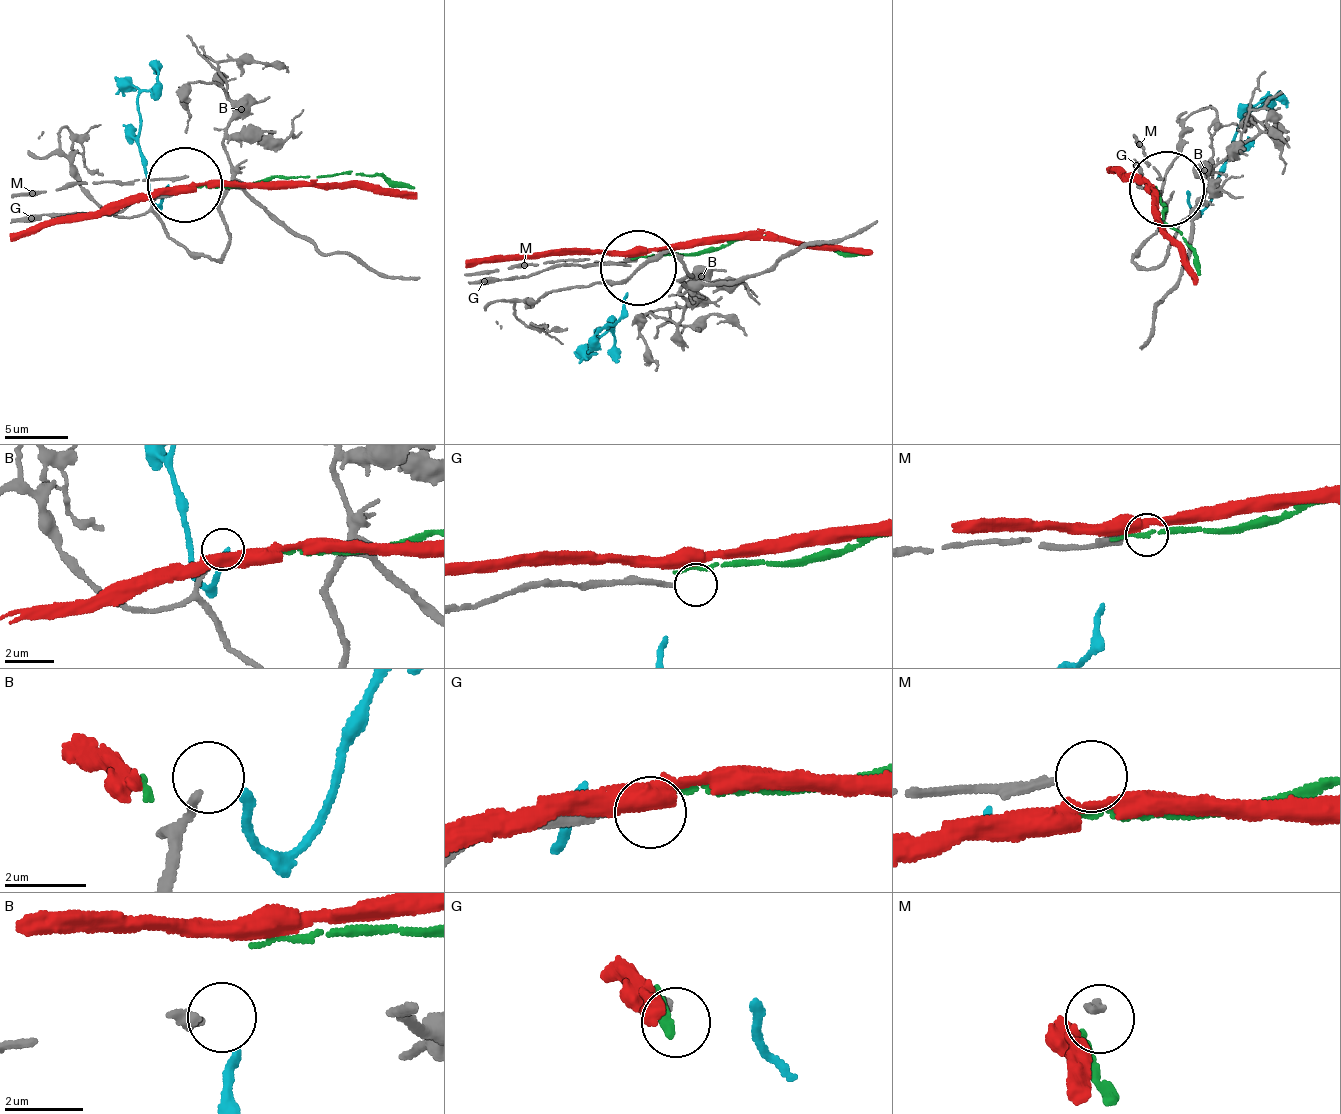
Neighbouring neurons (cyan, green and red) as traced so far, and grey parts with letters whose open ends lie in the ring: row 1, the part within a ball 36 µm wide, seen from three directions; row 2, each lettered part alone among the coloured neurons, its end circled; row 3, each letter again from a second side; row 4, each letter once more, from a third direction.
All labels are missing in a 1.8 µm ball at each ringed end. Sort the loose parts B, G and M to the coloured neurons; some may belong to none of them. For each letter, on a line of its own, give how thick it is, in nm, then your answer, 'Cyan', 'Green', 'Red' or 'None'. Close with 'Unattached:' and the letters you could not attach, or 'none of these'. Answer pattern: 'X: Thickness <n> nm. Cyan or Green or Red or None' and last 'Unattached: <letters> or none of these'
B: Thickness 190 nm. Cyan
G: Thickness 240 nm. None
M: Thickness 220 nm. None
Unattached: G, M

